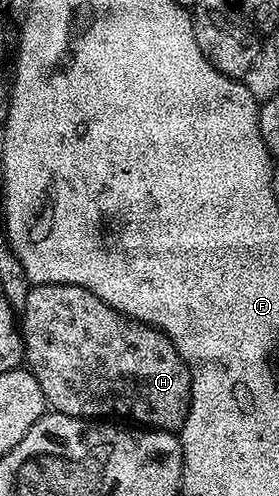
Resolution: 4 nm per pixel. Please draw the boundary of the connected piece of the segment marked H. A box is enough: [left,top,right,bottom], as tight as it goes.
[18,286,193,432]

